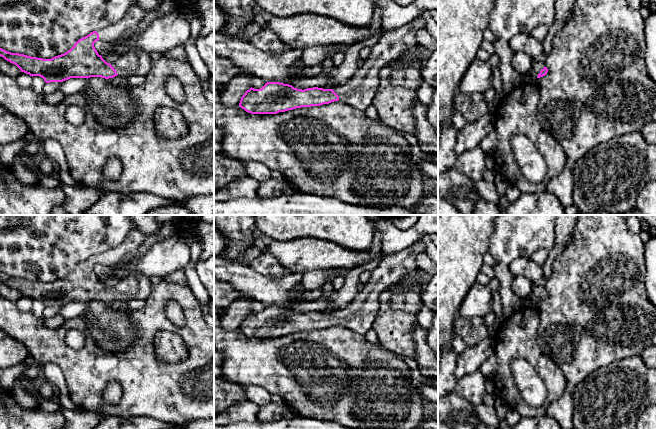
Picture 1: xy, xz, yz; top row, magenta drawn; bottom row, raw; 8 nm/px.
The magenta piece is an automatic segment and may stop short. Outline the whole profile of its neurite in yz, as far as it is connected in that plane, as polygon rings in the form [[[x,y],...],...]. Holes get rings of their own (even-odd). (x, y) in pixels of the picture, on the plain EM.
[[[533,285],[532,286],[532,298],[537,302],[543,301],[547,298],[548,293],[545,286]]]

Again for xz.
[[[418,240],[413,245],[400,250],[380,260],[378,266],[371,271],[371,279],[365,287],[359,291],[356,297],[343,309],[337,309],[334,313],[318,311],[297,313],[292,309],[280,306],[267,306],[260,313],[250,312],[241,321],[239,331],[251,338],[277,338],[301,331],[320,330],[334,325],[341,325],[357,333],[366,334],[371,328],[380,309],[380,294],[391,285],[397,283],[404,275],[417,269],[416,255],[425,251],[425,244]]]

